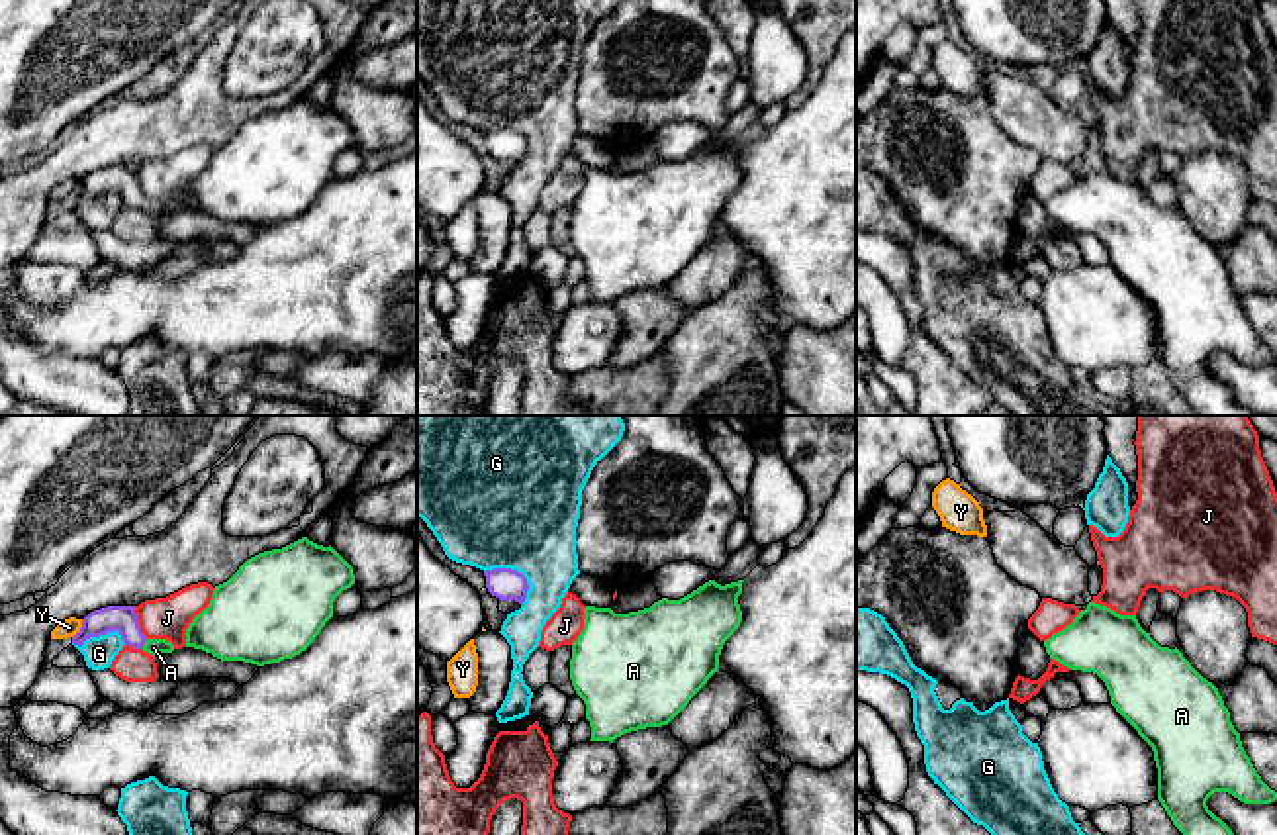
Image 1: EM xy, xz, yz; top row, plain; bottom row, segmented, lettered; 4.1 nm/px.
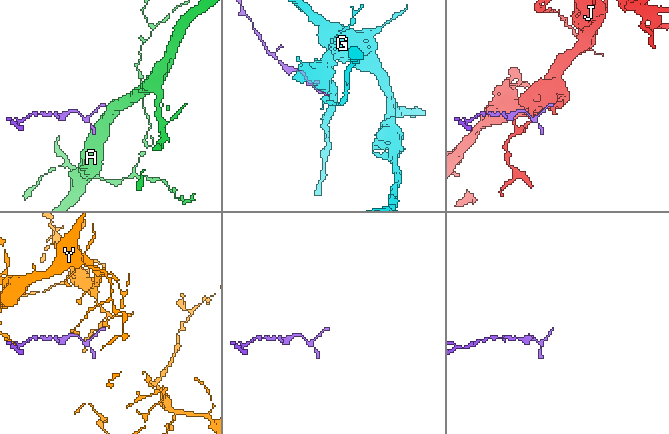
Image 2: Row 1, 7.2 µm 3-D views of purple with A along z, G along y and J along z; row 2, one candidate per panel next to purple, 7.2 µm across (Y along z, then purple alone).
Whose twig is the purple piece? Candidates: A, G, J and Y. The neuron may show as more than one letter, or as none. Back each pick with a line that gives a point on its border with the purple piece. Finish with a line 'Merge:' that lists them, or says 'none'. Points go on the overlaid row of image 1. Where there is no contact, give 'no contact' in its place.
A: contact xy (143, 643)
Merge: A

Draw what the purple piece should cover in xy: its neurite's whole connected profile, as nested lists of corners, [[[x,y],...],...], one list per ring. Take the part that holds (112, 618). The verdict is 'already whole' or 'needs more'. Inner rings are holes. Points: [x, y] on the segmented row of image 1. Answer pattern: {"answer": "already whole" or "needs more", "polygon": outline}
{"answer": "needs more", "polygon": [[[106,606],[90,612],[82,619],[72,643],[82,647],[86,639],[118,631],[125,645],[143,649],[149,655],[172,653],[174,645],[166,639],[147,639],[139,627],[135,606]]]}

